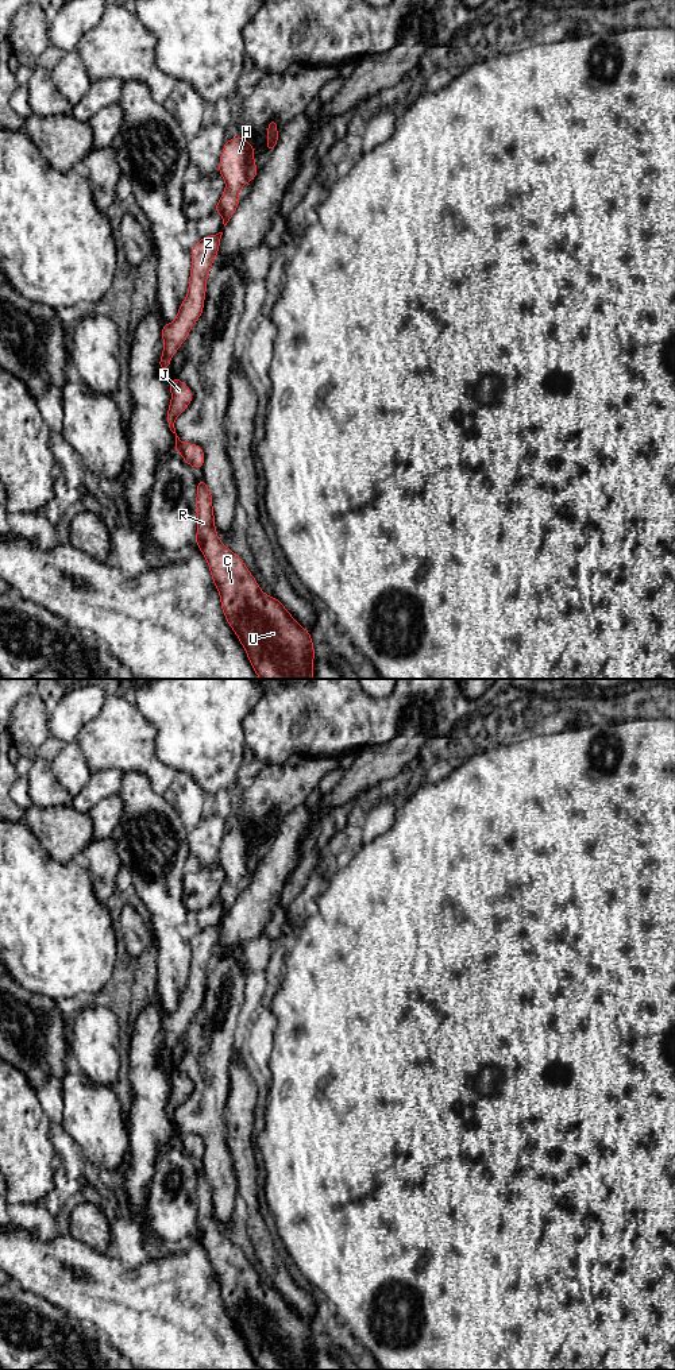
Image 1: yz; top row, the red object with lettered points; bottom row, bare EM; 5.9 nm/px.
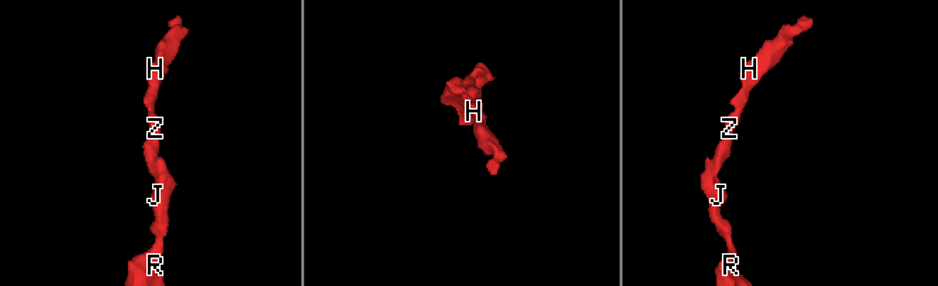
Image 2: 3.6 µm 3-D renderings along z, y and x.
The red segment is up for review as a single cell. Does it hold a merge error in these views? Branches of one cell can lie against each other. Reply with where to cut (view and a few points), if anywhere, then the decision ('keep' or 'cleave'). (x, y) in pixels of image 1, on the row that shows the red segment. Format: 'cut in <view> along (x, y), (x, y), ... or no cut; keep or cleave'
no cut; keep

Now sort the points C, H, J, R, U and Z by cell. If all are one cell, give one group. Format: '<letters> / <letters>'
C H J R U Z

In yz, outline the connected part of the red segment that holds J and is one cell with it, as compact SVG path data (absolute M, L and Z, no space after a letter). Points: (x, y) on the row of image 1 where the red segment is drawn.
M177 377L173 378L171 382L170 382L170 391L171 391L171 401L170 401L167 414L166 414L166 421L167 421L170 431L176 435L176 451L178 451L181 454L181 456L184 458L184 460L189 466L192 466L193 468L201 470L202 464L204 464L204 451L202 451L202 448L198 444L182 443L180 440L180 437L177 436L176 428L174 428L174 421L176 421L177 416L180 413L182 413L189 406L189 404L193 398L193 394L189 390L189 387L182 381L180 381Z

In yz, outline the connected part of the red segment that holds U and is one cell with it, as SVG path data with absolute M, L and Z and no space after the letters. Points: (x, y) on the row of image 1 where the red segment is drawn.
M197 481L196 543L208 561L227 622L261 679L313 679L315 649L304 629L274 597L266 595L244 561L216 533L212 494Z

